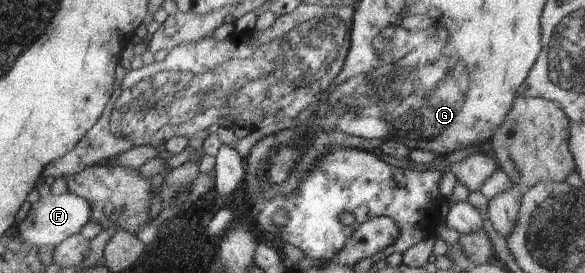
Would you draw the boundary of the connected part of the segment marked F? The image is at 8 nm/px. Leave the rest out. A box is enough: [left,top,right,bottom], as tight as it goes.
[17,191,91,249]

